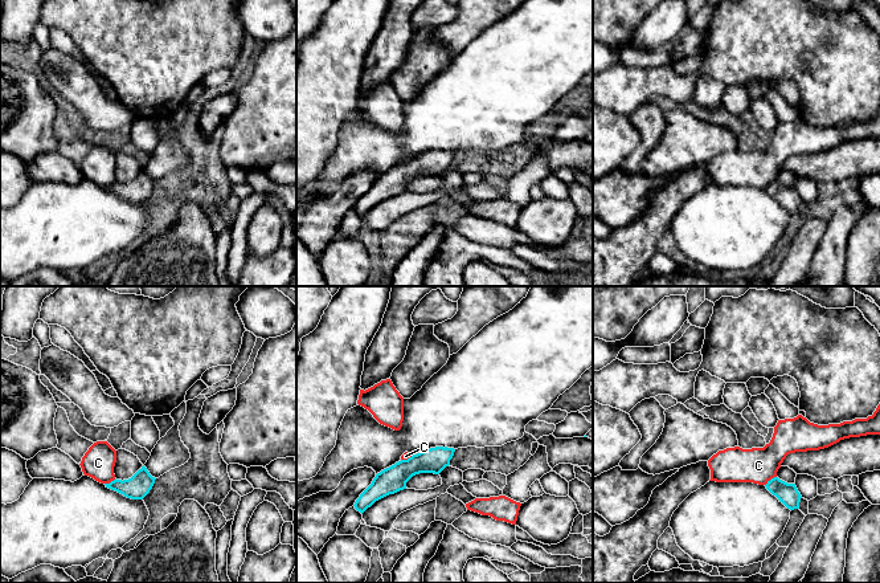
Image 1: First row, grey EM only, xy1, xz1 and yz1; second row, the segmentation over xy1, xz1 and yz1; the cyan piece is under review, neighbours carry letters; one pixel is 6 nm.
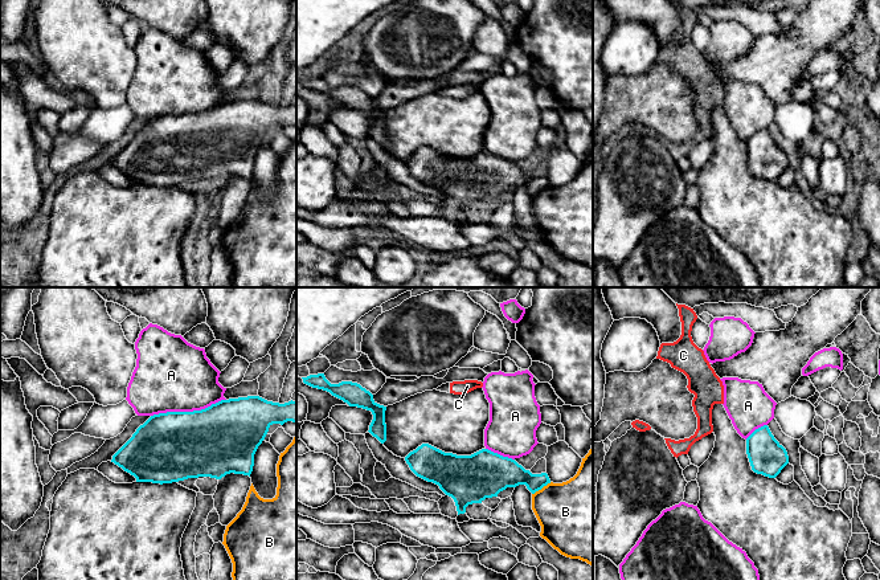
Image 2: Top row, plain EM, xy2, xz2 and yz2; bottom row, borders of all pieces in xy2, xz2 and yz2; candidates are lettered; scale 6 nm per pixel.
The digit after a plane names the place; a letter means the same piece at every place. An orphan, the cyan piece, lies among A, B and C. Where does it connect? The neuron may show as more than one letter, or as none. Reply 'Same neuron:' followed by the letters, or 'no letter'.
Same neuron: A

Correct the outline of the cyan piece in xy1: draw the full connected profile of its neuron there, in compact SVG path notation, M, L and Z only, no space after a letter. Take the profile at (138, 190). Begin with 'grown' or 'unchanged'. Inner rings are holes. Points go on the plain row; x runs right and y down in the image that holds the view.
unchanged | M143 168L131 182L128 183L114 183L110 187L105 187L106 191L115 193L131 203L143 203L155 187L155 180L150 178L147 171Z

